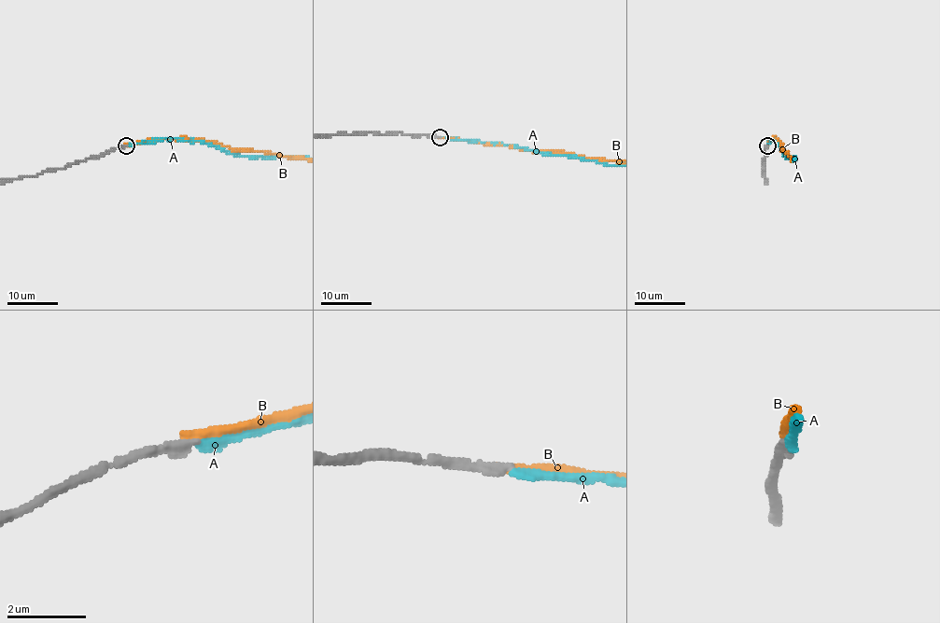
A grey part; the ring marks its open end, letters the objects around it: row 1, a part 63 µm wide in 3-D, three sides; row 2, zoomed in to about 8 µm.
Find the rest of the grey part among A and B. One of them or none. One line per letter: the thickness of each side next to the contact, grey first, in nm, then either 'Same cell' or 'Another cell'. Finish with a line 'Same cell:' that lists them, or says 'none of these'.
A: Thickness 240 nm (grey) against 240 nm. Same cell
B: Thickness 280 nm (grey) against 240 nm. Another cell
Same cell: A

